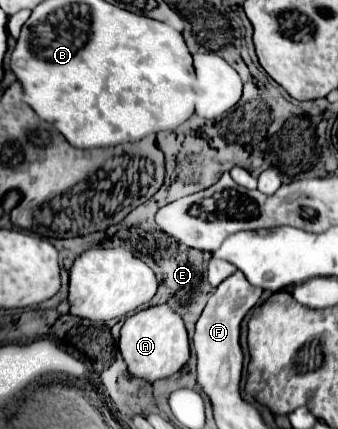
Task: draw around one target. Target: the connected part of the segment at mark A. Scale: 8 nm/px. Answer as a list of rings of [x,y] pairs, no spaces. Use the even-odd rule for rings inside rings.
[[[167,304],[141,310],[125,320],[119,338],[119,350],[133,376],[147,382],[169,378],[179,372],[189,360],[189,336],[183,318]]]

